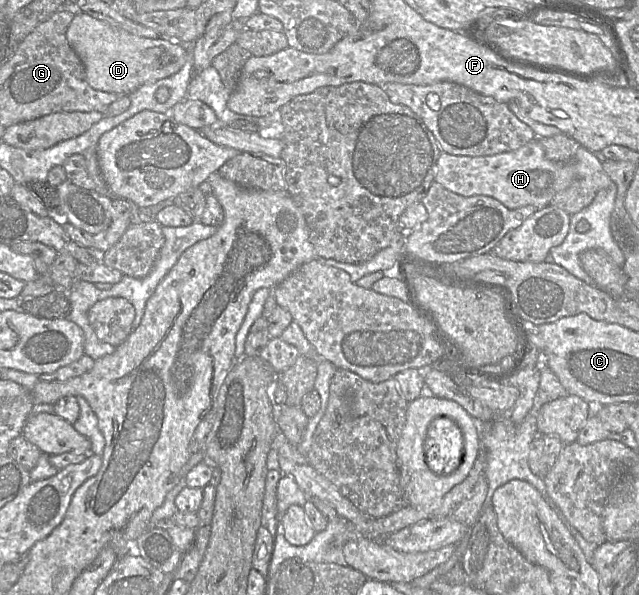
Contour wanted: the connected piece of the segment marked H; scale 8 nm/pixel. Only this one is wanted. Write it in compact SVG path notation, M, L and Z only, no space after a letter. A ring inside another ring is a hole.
M536 137L517 150L496 155L474 157L442 152L436 163L434 181L447 190L465 197L493 197L509 209L526 205L541 209L549 205L553 197L566 189L576 178L584 179L597 191L606 189L614 183L604 171L600 159L585 147L580 146L572 160L554 162L546 158L544 149Z

